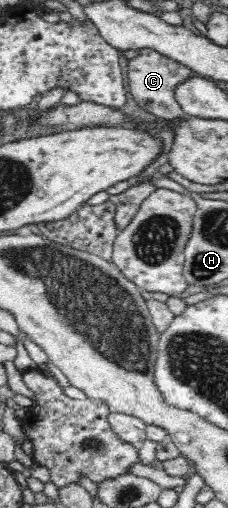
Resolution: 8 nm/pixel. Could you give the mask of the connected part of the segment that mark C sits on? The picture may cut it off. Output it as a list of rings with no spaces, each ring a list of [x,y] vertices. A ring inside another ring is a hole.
[[[139,49],[139,55],[128,61],[128,84],[138,106],[167,122],[186,116],[174,97],[174,86],[180,84],[182,80],[186,80],[193,73],[184,64],[168,58],[154,49]]]

